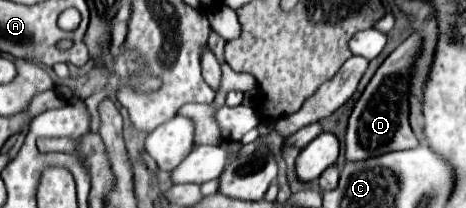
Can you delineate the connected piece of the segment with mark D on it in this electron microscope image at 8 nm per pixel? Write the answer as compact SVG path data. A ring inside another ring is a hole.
M413 33L409 39L405 39L377 69L361 97L355 101L355 107L349 115L347 131L345 131L345 157L347 161L361 161L369 157L377 157L391 151L401 149L413 149L419 145L415 139L411 127L409 127L409 103L407 103L407 91L409 91L409 73L413 59L419 49L419 35Z

